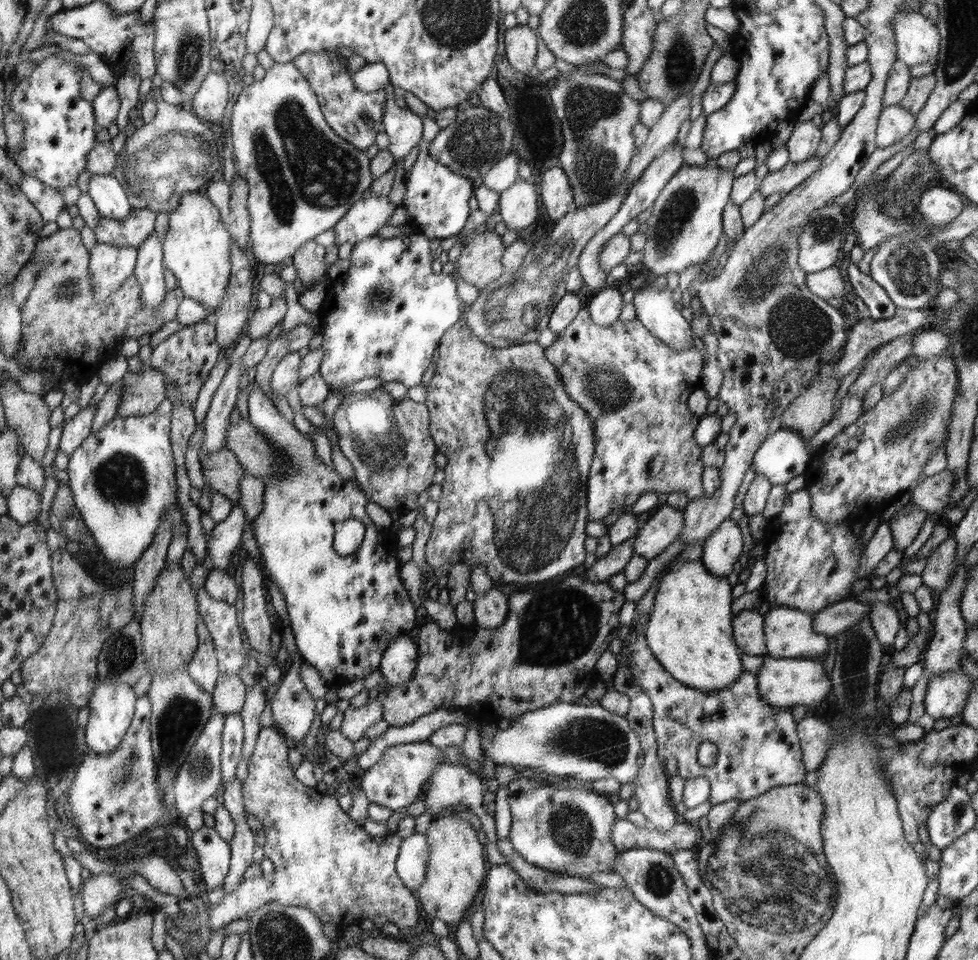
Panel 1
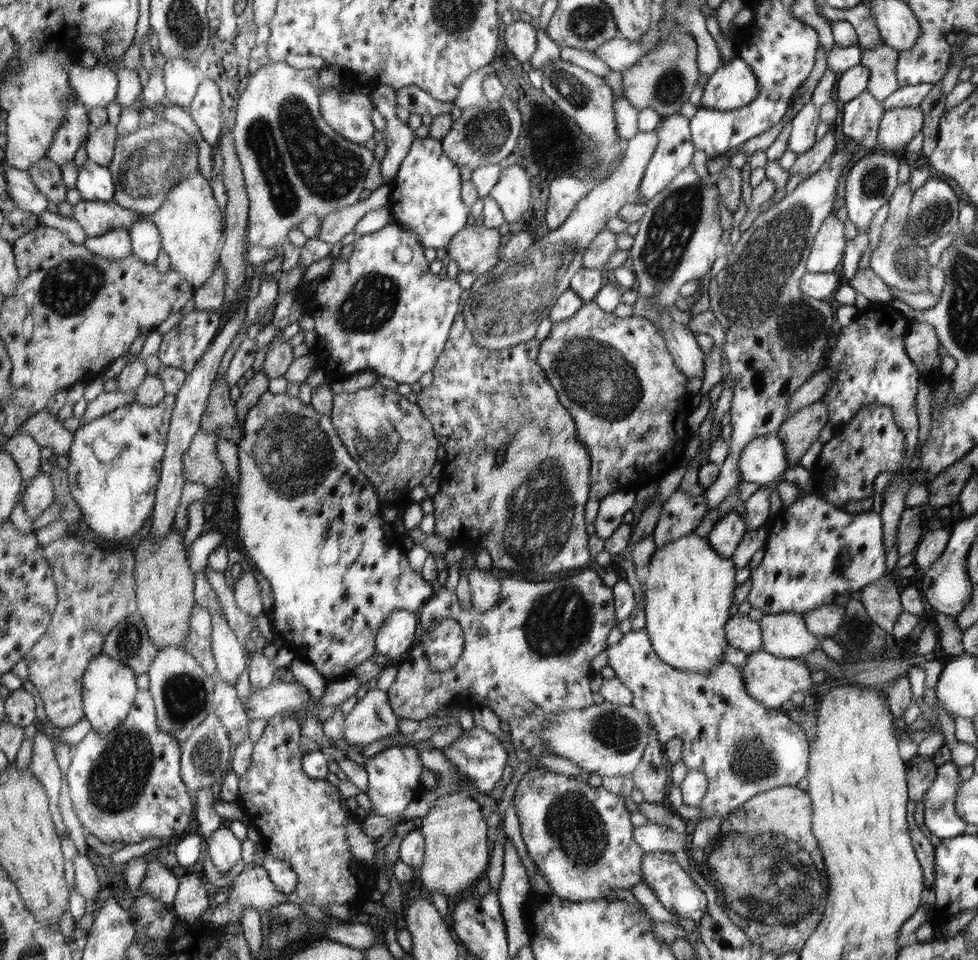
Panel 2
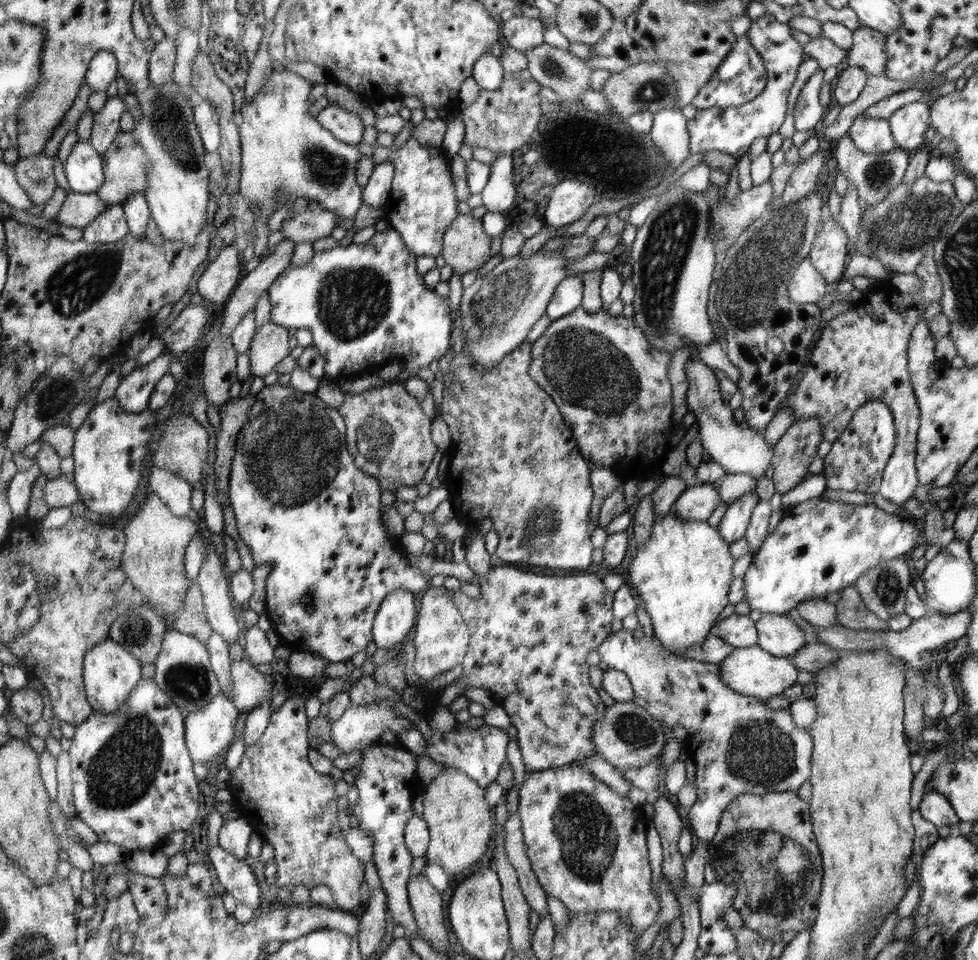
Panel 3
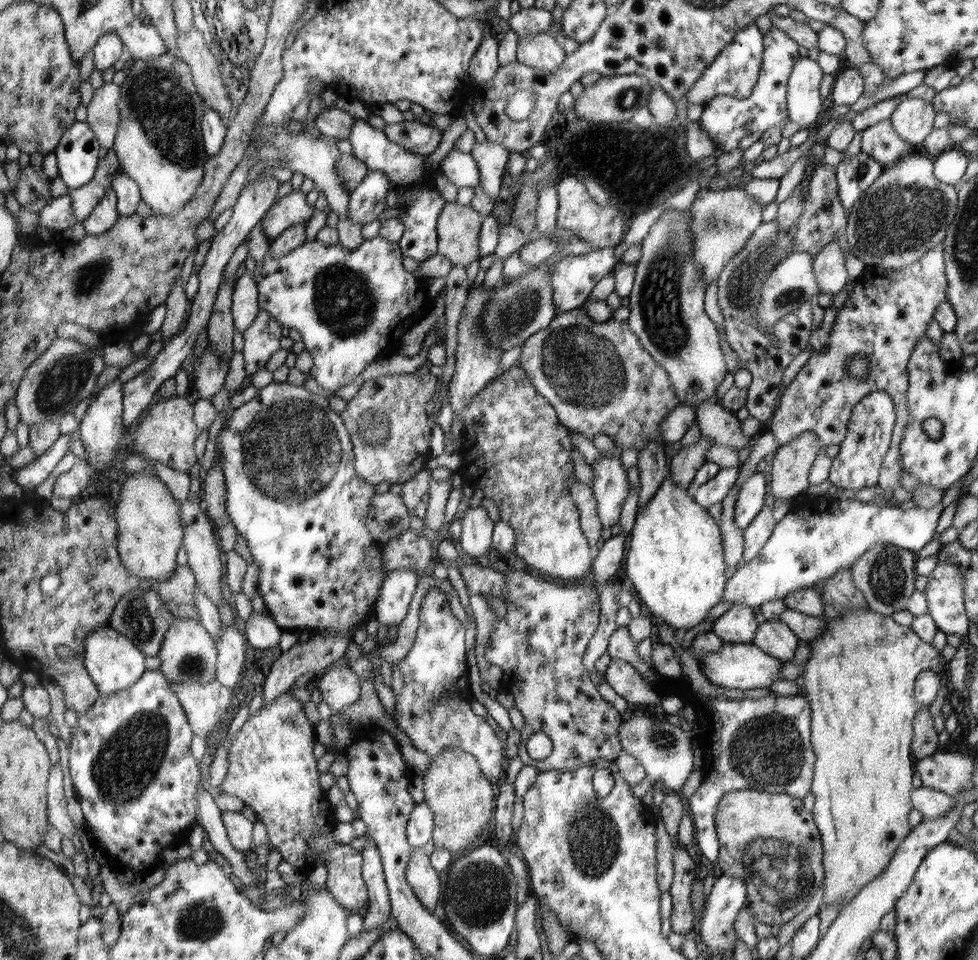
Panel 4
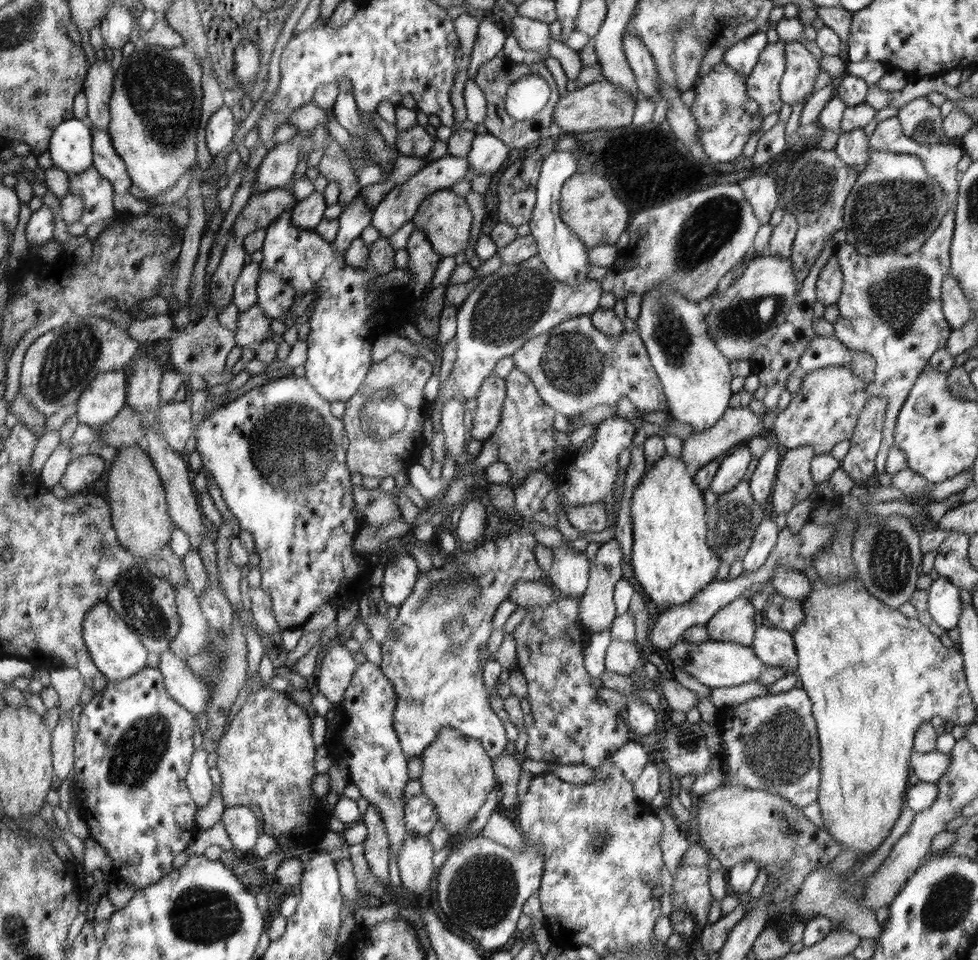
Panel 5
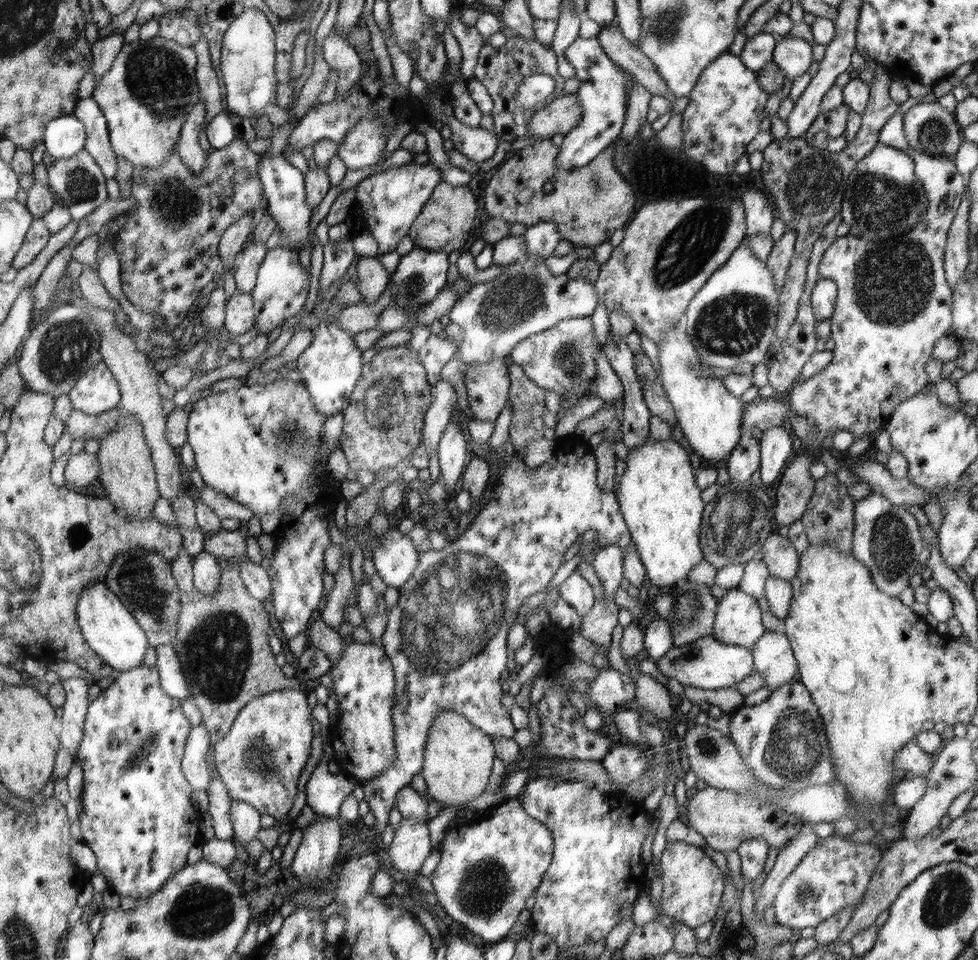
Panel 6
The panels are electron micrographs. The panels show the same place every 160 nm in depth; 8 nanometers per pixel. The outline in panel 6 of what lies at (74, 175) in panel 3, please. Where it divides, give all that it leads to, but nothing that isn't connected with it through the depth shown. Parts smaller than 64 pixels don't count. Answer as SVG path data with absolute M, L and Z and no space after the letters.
M73 114L55 118L47 124L43 144L54 160L67 160L87 144L85 123Z

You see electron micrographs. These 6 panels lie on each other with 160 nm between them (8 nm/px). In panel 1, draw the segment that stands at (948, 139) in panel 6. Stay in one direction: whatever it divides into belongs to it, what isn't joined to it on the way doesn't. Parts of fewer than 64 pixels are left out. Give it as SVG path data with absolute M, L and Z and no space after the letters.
M900 105L884 107L877 124L876 142L878 148L892 146L908 136L914 128L915 115L904 110Z

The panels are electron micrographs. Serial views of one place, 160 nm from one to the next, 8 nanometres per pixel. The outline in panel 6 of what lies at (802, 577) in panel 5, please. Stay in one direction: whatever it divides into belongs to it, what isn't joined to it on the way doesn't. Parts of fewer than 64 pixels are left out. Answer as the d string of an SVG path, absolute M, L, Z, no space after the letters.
M770 533L760 552L770 575L789 583L797 576L799 554L788 537Z

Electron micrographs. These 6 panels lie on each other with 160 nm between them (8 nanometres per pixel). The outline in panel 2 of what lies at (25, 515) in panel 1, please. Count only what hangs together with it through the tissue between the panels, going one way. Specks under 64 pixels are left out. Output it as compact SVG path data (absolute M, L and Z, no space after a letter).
M41 472L36 478L28 482L19 502L24 507L28 518L34 521L50 506L54 500L54 489L51 476Z

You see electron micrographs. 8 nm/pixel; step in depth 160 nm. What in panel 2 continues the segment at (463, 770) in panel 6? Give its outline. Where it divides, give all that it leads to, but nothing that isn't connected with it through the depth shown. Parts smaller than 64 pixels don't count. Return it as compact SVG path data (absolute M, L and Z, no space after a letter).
M448 793L434 801L419 828L425 837L425 859L420 868L420 880L426 892L440 892L450 900L480 880L490 860L486 828L488 824L480 812L480 804L473 796Z

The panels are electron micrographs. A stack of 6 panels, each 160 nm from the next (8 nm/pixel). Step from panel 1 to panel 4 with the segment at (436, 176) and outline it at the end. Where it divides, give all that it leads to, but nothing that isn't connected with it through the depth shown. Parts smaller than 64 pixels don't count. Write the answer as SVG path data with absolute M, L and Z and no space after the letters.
M358 119L351 130L351 136L347 138L353 146L353 155L364 161L370 171L382 171L387 174L389 182L394 187L400 188L408 196L408 204L401 207L398 218L402 221L404 234L398 244L402 253L422 263L437 253L438 235L436 234L437 220L440 211L447 201L438 193L433 183L433 174L425 171L424 155L407 151L403 146L388 140L388 137L380 130L373 129L364 119Z

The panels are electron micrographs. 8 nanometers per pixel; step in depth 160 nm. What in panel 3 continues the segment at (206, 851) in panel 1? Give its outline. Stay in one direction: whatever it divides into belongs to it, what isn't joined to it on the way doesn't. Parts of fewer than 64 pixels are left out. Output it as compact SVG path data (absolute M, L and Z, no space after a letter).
M240 816L222 825L218 834L218 844L224 851L242 861L249 852L249 838L252 834L254 834L254 826Z

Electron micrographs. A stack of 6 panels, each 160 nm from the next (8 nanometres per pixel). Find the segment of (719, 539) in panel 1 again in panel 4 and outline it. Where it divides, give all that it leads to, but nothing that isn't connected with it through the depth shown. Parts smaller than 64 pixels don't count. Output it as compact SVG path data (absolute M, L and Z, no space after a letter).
M757 471L742 486L735 502L734 523L744 530L765 508L766 478Z

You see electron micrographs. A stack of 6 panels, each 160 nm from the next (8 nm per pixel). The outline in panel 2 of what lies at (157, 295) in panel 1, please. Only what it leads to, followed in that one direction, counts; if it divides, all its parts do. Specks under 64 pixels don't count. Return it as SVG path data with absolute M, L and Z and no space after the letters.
M141 213L139 215L141 218L137 218L129 231L133 254L146 265L154 264L154 260L160 254L161 232L158 232L150 215Z

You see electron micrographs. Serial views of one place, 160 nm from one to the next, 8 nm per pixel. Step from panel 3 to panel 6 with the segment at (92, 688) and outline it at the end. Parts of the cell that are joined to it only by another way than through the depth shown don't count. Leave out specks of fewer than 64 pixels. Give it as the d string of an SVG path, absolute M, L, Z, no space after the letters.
M104 576L89 582L86 598L82 598L82 602L77 602L77 607L77 621L82 622L81 633L86 634L85 639L89 646L117 674L143 665L148 650L146 633L118 596L108 588Z

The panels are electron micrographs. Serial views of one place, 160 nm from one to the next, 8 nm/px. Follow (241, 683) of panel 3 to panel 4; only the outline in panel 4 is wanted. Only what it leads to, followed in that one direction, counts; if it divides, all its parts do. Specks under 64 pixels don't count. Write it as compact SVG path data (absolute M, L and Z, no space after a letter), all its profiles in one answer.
M235 623L222 625L221 635L216 640L218 654L215 679L232 691L242 680L246 644L246 638L238 631Z

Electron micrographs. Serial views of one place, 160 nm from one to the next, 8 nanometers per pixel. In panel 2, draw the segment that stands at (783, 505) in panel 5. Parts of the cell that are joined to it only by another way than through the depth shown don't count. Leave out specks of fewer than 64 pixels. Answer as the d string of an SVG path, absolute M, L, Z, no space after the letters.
M816 401L814 404L802 407L794 411L794 414L788 415L783 425L779 428L777 435L783 440L787 457L791 467L800 465L801 456L811 447L811 444L818 439L822 428L829 423L829 414L827 406L822 401Z

